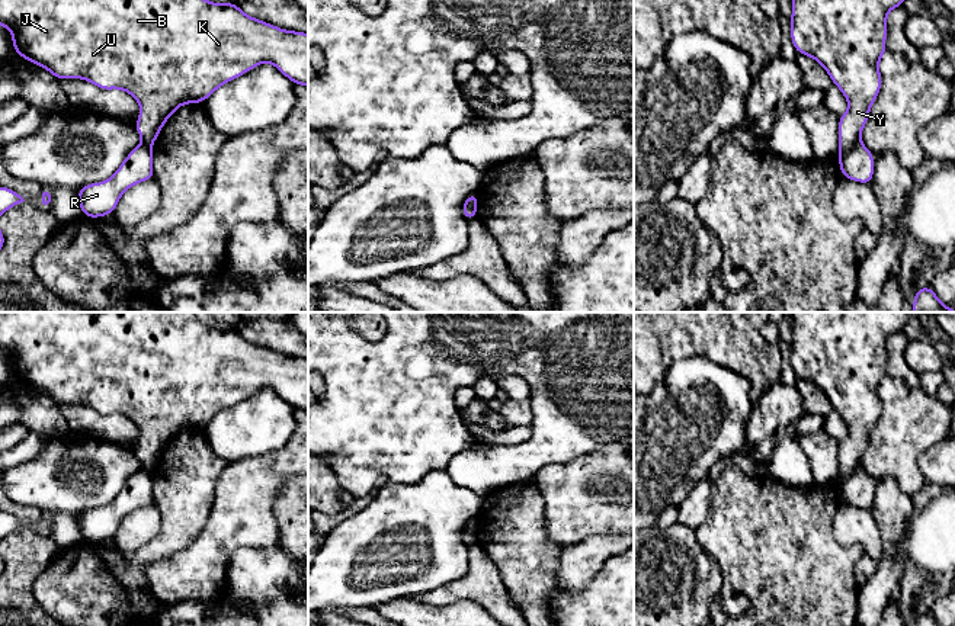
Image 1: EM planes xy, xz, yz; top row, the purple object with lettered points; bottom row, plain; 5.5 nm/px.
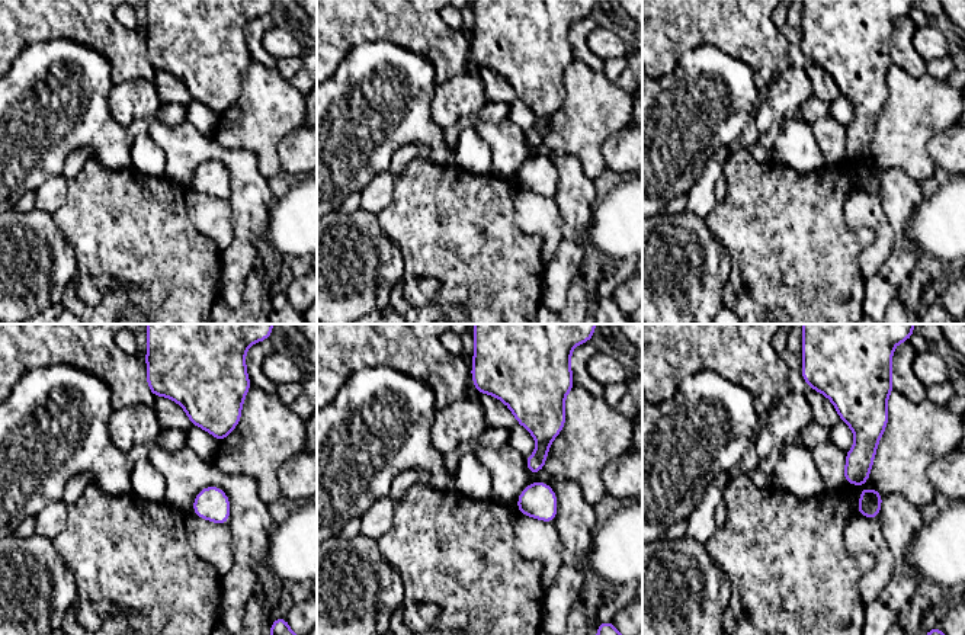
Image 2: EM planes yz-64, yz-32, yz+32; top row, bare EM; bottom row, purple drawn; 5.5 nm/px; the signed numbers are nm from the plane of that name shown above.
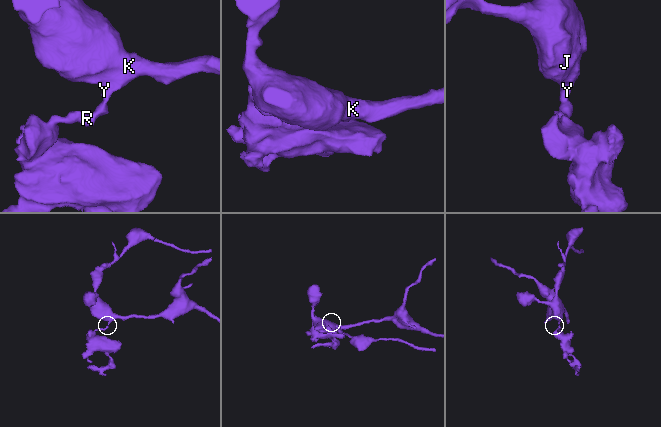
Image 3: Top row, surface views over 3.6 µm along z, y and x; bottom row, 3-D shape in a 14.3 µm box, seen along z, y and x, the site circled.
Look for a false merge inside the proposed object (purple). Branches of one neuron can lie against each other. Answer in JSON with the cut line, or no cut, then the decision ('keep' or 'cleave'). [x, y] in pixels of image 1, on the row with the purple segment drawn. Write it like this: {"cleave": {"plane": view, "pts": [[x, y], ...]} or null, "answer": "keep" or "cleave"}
{"cleave": {"plane": "yz", "pts": [[859, 141], [840, 151]]}, "answer": "cleave"}

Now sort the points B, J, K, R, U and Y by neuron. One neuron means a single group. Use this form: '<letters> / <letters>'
B J K U Y / R

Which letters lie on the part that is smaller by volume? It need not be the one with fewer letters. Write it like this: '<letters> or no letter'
R

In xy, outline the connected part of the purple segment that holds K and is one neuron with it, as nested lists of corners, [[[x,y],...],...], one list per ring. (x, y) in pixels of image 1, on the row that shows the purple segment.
[[[0,0],[0,25],[10,31],[16,54],[47,68],[60,81],[65,78],[83,78],[102,90],[122,89],[132,94],[141,106],[135,129],[141,135],[142,144],[148,148],[153,147],[163,125],[179,106],[186,103],[202,103],[218,87],[253,70],[262,62],[273,64],[294,84],[308,87],[308,33],[283,31],[275,25],[247,16],[235,3],[225,1],[217,4],[208,0]]]

